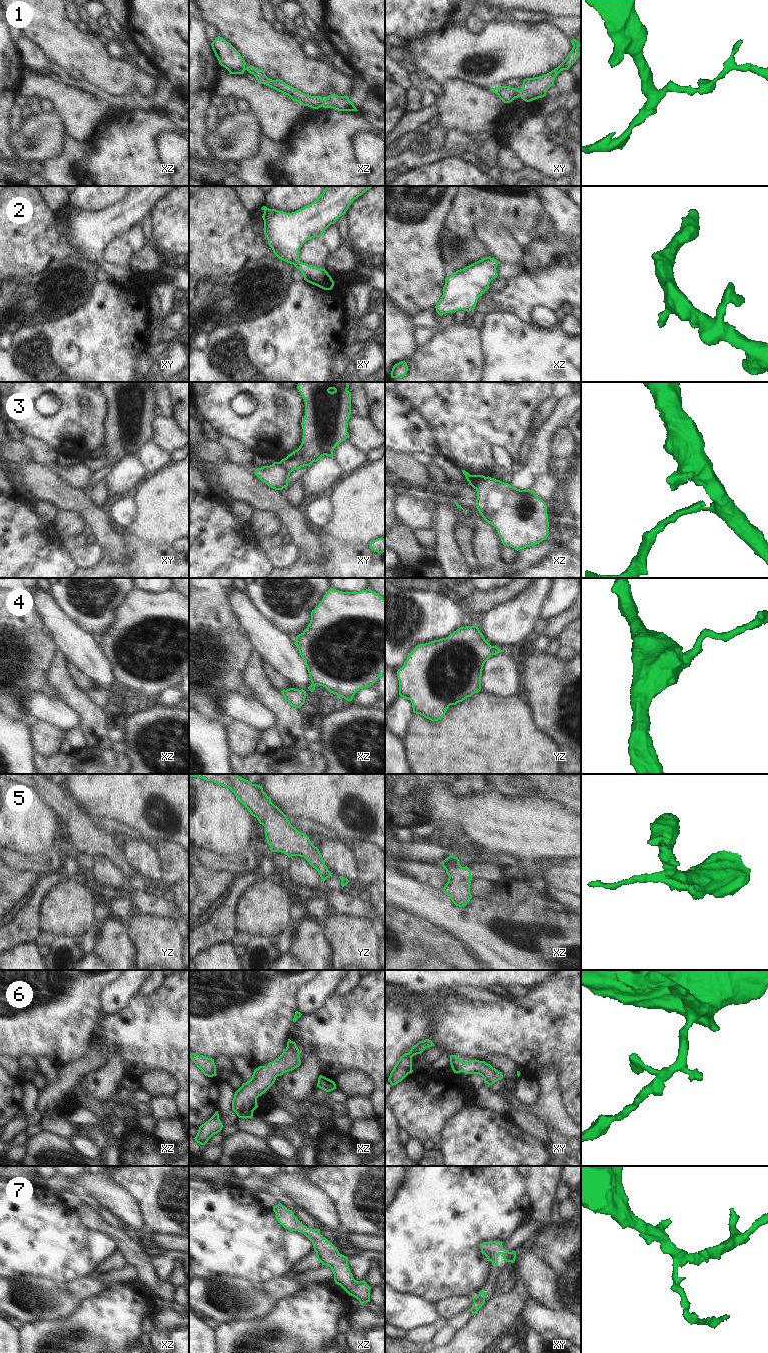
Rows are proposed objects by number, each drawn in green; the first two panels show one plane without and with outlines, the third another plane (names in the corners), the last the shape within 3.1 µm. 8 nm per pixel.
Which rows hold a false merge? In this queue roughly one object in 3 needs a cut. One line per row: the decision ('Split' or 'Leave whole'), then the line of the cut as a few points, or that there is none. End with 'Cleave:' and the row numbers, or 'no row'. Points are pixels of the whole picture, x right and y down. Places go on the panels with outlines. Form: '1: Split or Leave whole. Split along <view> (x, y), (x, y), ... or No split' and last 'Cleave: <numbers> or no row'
1: Leave whole. No split
2: Leave whole. No split
3: Split. Split along xz (485, 477), (475, 488)
4: Leave whole. No split
5: Leave whole. No split
6: Leave whole. No split
7: Leave whole. No split
Cleave: 3.

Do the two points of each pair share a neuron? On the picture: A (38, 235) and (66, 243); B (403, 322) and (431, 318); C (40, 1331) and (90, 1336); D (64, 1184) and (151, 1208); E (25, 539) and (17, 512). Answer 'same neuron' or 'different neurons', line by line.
A: different neurons
B: different neurons
C: same neuron
D: different neurons
E: same neuron

